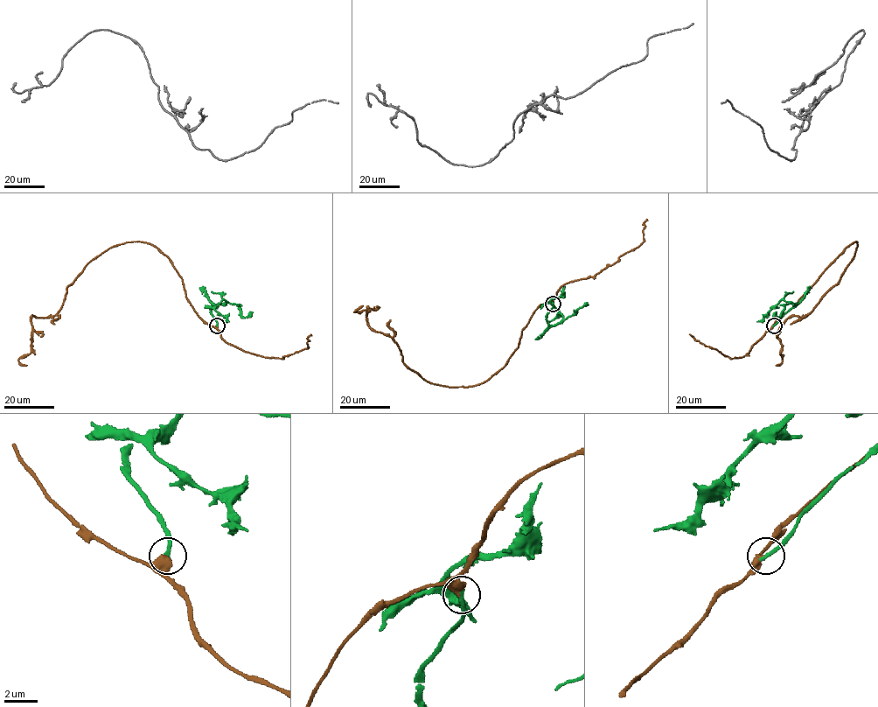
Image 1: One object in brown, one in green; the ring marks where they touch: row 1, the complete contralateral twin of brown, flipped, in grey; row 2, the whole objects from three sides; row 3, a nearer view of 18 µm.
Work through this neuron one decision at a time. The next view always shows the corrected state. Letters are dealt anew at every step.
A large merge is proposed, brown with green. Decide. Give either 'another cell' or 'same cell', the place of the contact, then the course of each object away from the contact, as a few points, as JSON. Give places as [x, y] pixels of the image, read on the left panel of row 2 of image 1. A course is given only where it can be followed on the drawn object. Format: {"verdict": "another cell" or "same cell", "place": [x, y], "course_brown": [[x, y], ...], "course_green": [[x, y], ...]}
{"verdict": "same cell", "place": [217, 325], "course_brown": [[217, 325], [165, 255], [126, 242], [92, 259], [54, 315], [31, 316], [27, 365]], "course_green": [[217, 325], [211, 309], [227, 301], [223, 300], [214, 310], [229, 321]]}

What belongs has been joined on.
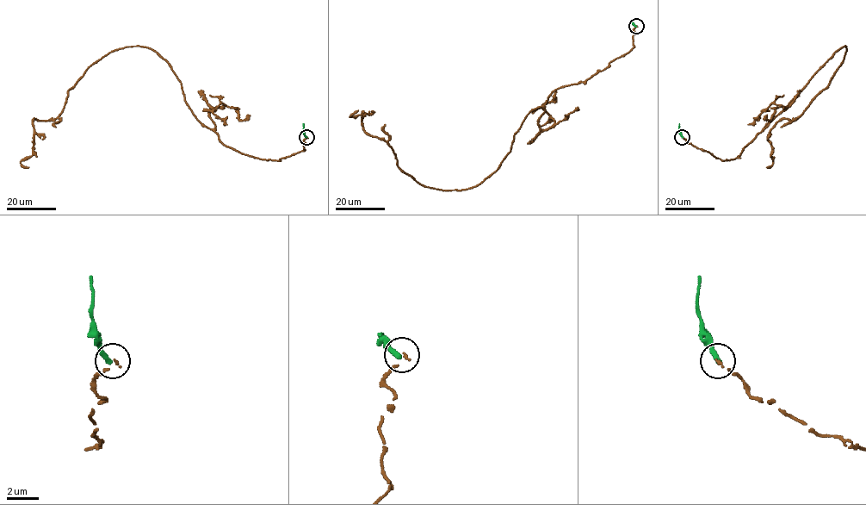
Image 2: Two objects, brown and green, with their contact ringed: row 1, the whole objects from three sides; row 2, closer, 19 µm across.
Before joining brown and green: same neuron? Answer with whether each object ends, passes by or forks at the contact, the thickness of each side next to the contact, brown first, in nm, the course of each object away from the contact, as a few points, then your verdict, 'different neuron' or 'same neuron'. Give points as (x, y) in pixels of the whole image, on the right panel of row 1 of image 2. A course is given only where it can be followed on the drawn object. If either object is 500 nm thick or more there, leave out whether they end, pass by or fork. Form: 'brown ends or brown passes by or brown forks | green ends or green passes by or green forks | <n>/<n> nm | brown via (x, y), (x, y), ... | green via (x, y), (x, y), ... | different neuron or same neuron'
brown ends | green ends | 120/340 nm | brown via (683, 137), (722, 160), (738, 157), (845, 46), (829, 84), (770, 130), (766, 167) | green via (683, 137), (679, 124) | different neuron

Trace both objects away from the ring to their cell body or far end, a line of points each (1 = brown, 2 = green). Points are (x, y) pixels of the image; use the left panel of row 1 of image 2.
1: (306, 137), (279, 160), (226, 146), (170, 65), (126, 46), (90, 65), (56, 118), (34, 119), (28, 167)
2: (306, 137), (303, 124)

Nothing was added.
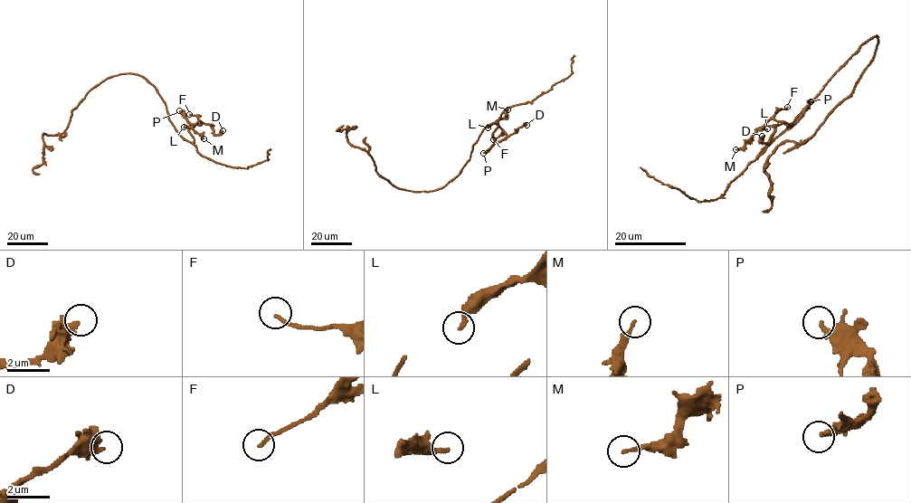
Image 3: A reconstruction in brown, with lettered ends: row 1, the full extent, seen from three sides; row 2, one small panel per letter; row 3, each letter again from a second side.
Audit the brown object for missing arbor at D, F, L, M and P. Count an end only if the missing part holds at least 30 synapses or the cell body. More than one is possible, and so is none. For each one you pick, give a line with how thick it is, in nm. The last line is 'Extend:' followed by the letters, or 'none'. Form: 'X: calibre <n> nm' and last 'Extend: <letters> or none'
Extend: none

